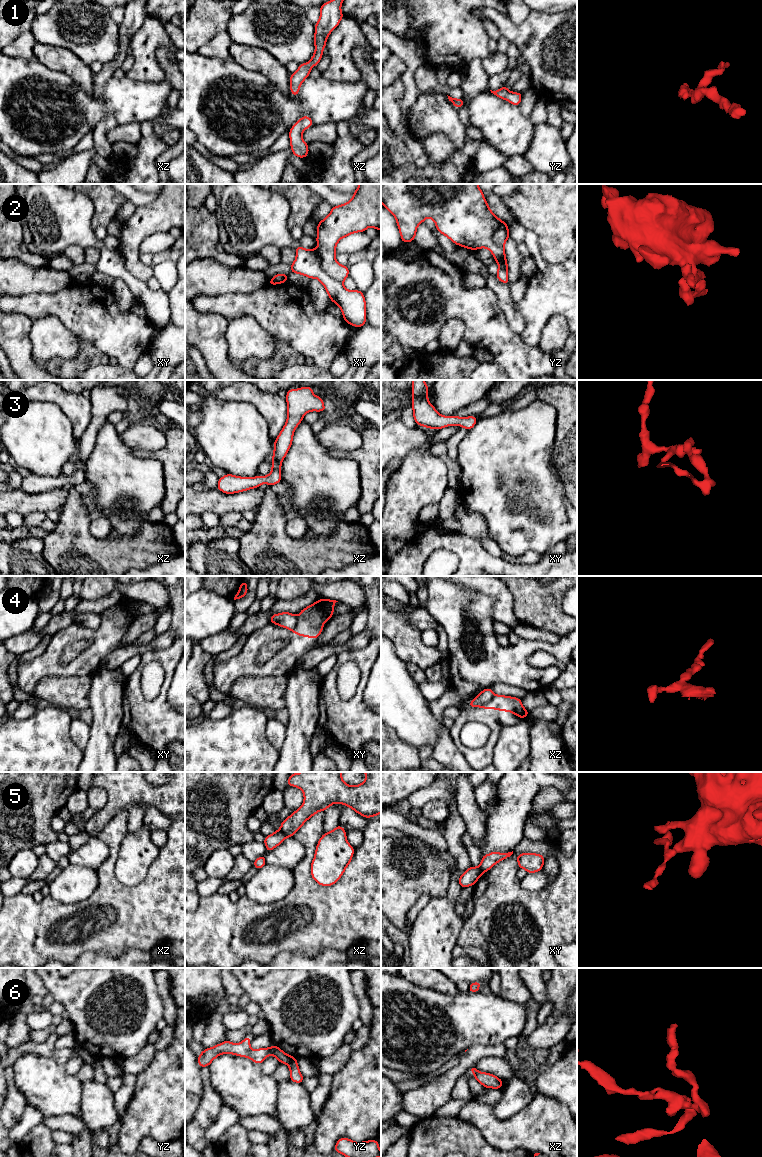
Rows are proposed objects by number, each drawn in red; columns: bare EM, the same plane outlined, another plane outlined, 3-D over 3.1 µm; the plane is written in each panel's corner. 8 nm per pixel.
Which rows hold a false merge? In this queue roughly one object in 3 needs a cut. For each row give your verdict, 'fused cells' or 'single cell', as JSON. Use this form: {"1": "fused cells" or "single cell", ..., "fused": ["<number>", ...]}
{"1": "single cell", "2": "fused cells", "3": "single cell", "4": "fused cells", "5": "fused cells", "6": "fused cells", "fused": ["2", "4", "5", "6"]}

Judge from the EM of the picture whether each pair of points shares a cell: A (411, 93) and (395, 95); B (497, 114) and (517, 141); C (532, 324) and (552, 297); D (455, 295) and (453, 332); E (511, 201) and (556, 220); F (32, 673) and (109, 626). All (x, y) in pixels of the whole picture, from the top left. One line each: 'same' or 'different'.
A: different
B: same
C: same
D: different
E: same
F: same

